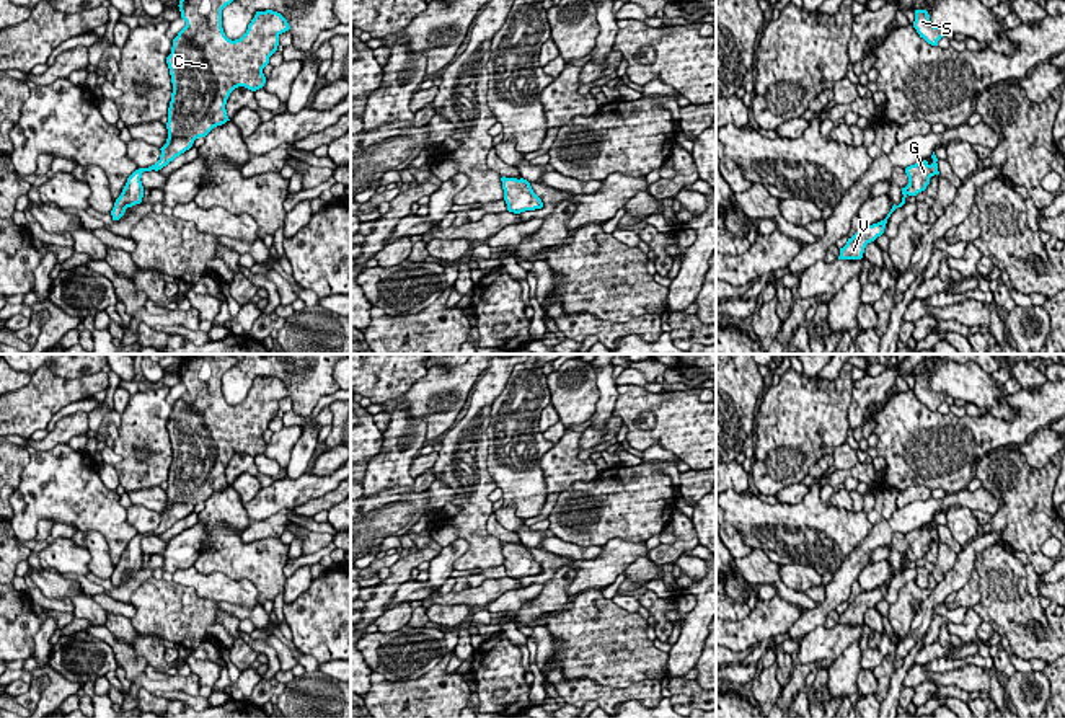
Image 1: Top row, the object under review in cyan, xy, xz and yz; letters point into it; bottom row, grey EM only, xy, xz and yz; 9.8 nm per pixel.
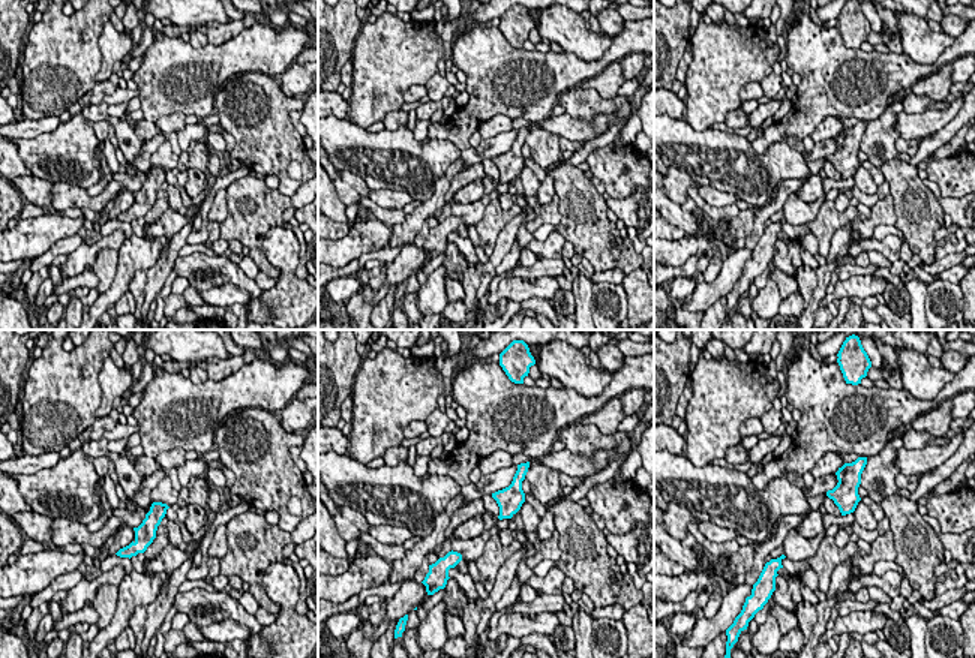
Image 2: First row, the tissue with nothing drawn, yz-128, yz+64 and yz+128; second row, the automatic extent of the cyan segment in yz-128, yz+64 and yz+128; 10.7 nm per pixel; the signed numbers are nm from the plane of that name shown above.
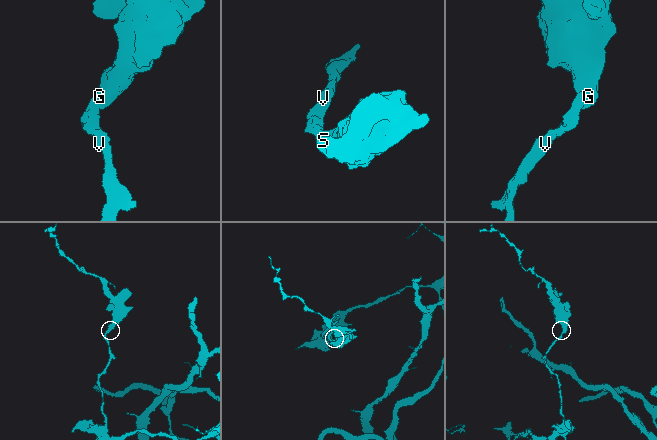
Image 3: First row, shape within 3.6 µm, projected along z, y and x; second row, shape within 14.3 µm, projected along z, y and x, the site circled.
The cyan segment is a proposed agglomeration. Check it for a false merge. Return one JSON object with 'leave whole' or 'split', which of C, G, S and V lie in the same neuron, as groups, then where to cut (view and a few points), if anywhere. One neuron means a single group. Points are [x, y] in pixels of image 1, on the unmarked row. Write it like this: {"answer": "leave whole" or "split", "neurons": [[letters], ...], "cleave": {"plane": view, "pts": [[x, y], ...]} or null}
{"answer": "leave whole", "neurons": [["C", "G", "S", "V"]], "cleave": null}

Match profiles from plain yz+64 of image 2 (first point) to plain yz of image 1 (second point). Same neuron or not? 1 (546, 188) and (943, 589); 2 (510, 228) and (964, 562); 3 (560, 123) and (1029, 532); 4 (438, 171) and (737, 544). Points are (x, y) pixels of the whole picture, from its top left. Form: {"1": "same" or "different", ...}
{"1": "same", "2": "same", "3": "different", "4": "different"}

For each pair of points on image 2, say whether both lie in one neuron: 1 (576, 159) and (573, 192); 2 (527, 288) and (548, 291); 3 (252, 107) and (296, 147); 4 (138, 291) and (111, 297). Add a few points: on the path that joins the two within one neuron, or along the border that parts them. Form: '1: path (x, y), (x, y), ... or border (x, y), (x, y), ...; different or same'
1: border (564, 161), (578, 167); different
2: path (531, 288), (543, 288); same
3: path (263, 117), (285, 140); same
4: border (144, 270), (135, 273), (128, 290); different

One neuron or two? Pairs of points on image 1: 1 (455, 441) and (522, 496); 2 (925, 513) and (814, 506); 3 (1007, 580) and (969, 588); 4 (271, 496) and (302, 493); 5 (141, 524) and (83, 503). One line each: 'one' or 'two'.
1: two
2: two
3: two
4: one
5: two

